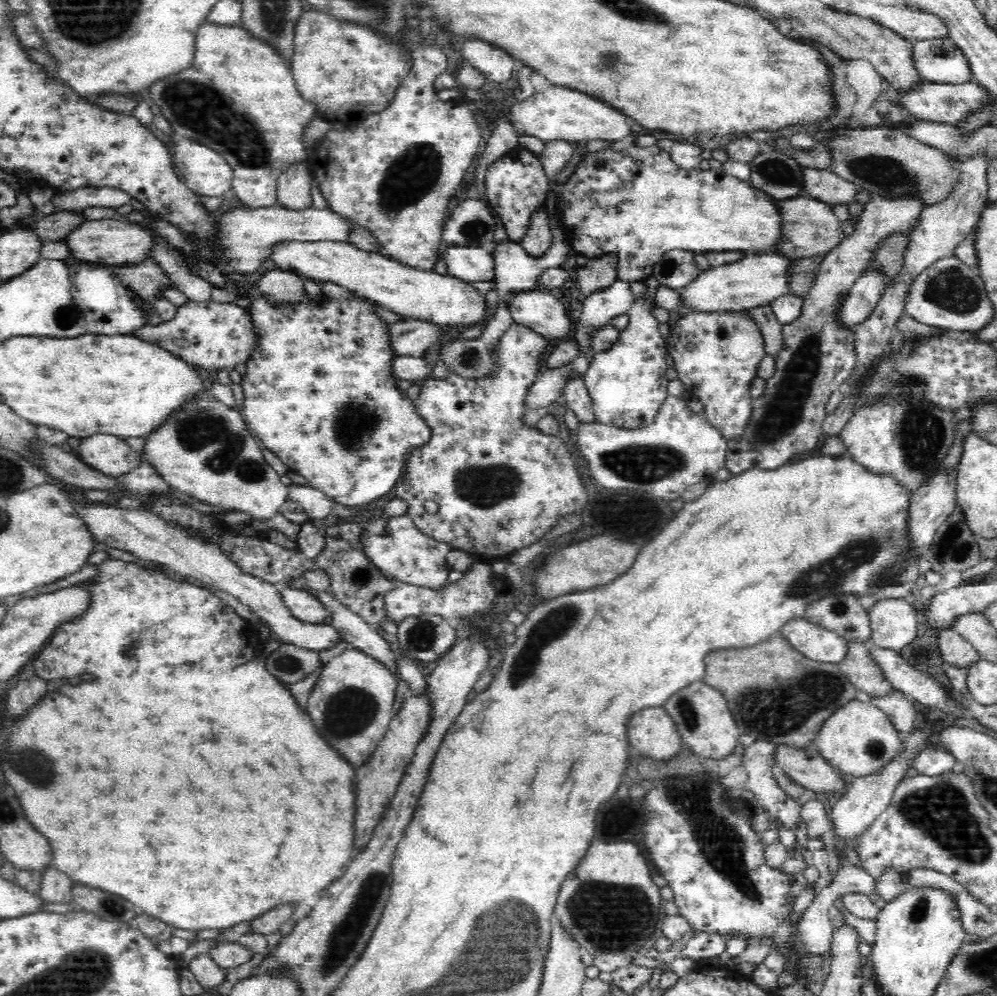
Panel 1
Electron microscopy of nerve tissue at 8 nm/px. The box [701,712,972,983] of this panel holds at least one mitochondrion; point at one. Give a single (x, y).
(918, 913)

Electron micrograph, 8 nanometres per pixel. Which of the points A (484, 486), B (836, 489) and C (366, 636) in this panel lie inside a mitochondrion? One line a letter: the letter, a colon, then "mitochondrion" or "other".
A: mitochondrion
B: other
C: other

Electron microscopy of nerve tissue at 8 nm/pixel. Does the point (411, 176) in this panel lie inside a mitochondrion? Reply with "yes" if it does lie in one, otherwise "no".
yes

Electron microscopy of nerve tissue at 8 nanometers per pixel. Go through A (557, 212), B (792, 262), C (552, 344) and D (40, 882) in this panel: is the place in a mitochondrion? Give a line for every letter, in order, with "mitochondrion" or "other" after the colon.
A: other
B: other
C: other
D: other

